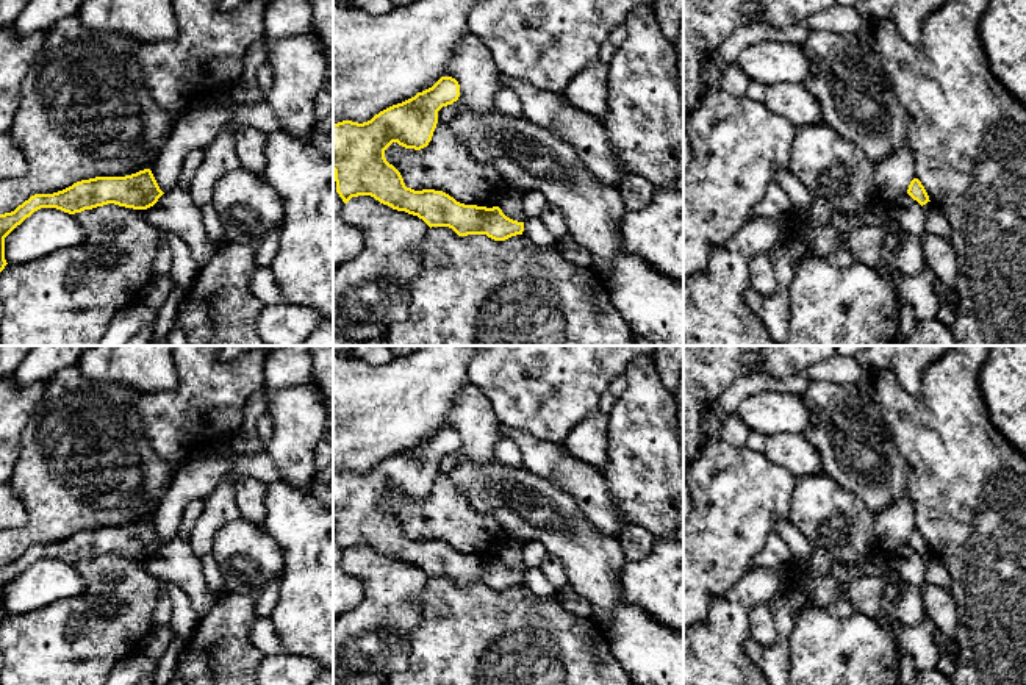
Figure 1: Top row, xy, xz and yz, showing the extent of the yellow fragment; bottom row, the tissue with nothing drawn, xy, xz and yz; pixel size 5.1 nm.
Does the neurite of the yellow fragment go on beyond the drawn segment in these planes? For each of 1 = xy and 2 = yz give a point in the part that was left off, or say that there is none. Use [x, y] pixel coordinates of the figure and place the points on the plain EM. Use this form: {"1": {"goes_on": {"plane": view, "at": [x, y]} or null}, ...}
{"1": {"goes_on": null}, "2": {"goes_on": null}}

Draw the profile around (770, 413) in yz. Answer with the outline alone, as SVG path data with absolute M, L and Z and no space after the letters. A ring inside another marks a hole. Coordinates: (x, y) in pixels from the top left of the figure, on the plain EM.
M760 391L741 400L737 414L749 430L776 436L802 435L810 425L810 408L799 394Z

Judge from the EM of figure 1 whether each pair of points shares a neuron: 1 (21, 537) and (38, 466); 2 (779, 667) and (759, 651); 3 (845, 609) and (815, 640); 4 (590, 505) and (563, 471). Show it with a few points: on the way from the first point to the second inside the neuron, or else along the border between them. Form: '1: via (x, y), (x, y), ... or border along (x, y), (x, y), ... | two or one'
1: via (38, 520), (38, 484) | one
2: via (774, 663), (764, 656) | one
3: border along (826, 609), (842, 616), (851, 616), (857, 612) | two
4: via (590, 498), (571, 479) | one

